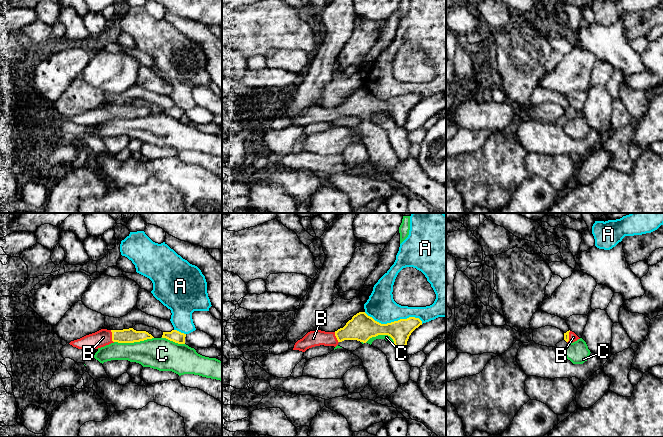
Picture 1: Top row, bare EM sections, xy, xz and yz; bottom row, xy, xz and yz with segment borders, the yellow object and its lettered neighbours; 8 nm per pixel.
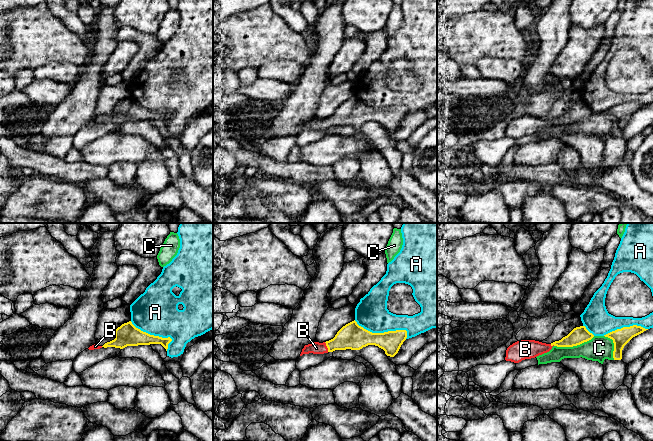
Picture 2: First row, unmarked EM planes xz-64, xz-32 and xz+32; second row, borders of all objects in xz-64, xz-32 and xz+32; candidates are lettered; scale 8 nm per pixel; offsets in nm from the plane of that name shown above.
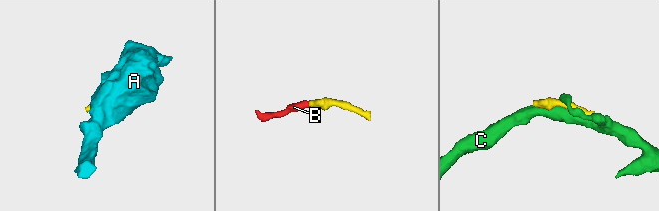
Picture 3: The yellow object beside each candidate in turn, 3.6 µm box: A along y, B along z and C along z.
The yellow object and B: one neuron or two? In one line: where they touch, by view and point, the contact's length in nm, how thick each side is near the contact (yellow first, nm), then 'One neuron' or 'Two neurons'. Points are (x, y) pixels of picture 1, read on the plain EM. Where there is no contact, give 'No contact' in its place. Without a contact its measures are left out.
Touches yellow at xy (112, 112). Shared border 110 nm. Thickness 120 nm (yellow) against 140 nm. One neuron

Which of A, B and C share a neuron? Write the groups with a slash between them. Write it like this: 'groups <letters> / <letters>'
groups A / B / C

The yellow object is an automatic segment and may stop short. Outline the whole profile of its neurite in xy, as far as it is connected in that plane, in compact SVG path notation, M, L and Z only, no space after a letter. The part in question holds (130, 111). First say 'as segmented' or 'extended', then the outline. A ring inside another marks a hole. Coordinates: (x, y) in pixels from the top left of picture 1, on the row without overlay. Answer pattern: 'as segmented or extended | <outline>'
extended | M133 104L123 106L101 105L95 109L86 111L69 120L78 125L98 125L114 118L134 119L154 114L146 107L136 107Z

